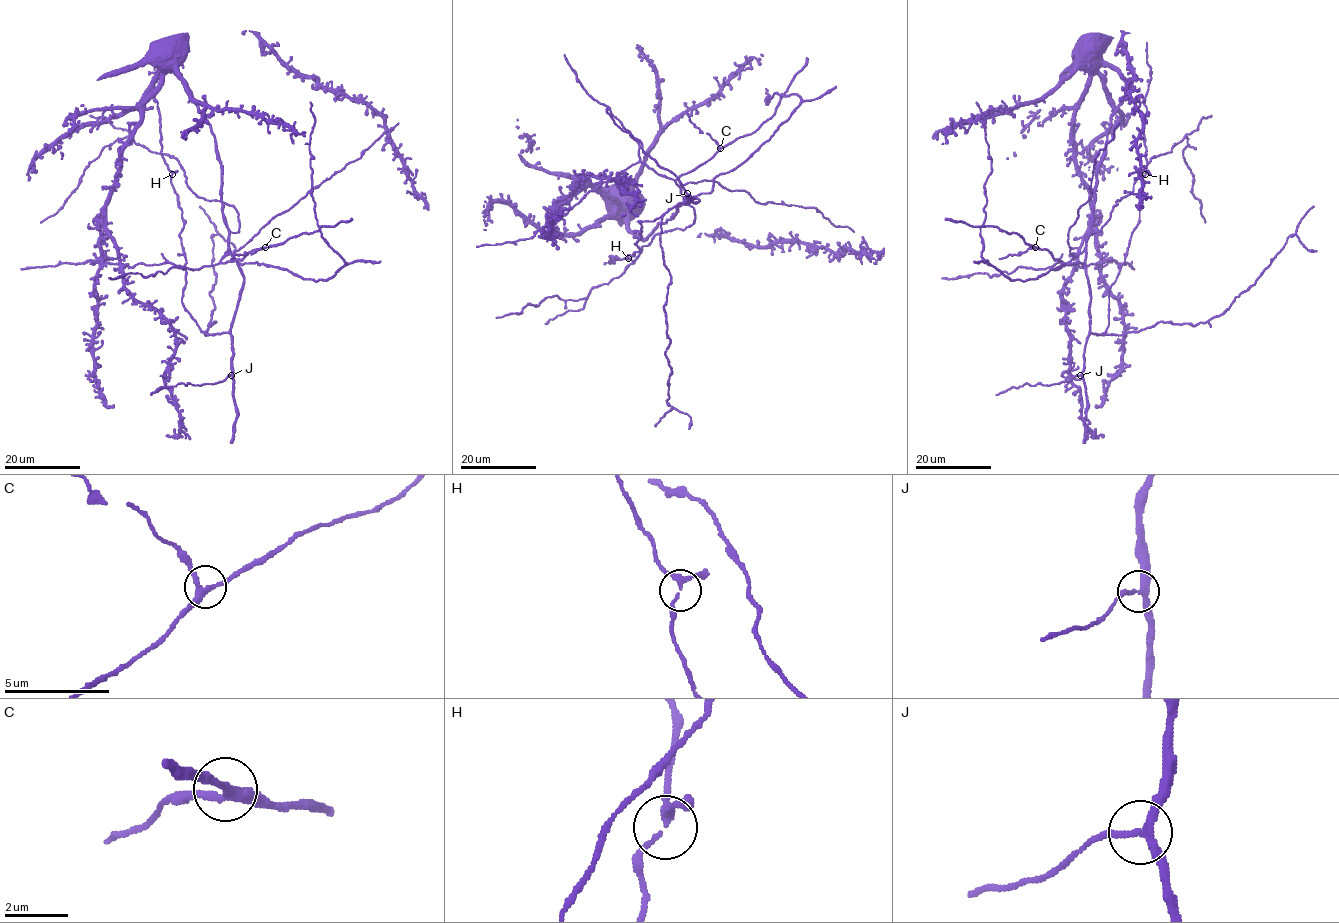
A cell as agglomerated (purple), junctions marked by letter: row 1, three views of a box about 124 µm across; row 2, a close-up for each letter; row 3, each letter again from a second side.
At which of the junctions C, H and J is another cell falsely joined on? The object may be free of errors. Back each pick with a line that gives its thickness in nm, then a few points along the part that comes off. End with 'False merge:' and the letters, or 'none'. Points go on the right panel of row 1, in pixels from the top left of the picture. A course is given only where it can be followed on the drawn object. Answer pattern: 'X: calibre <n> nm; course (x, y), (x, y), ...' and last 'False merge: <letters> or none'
False merge: none

